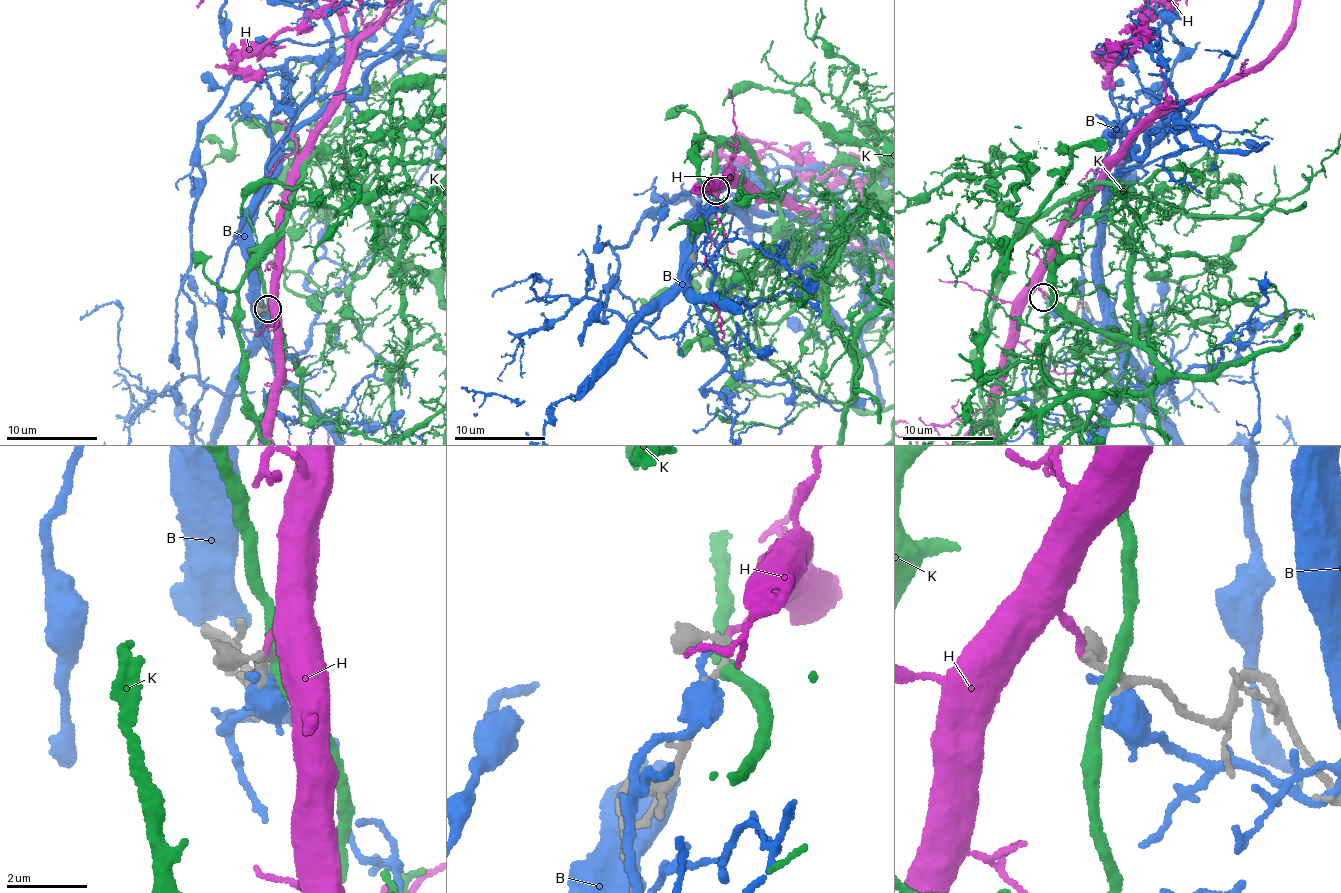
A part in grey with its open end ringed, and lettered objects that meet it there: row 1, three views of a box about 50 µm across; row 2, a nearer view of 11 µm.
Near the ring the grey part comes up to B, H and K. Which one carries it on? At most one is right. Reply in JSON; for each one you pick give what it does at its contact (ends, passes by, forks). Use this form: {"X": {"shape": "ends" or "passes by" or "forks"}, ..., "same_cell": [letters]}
{"H": {"shape": "ends"}, "same_cell": ["H"]}

